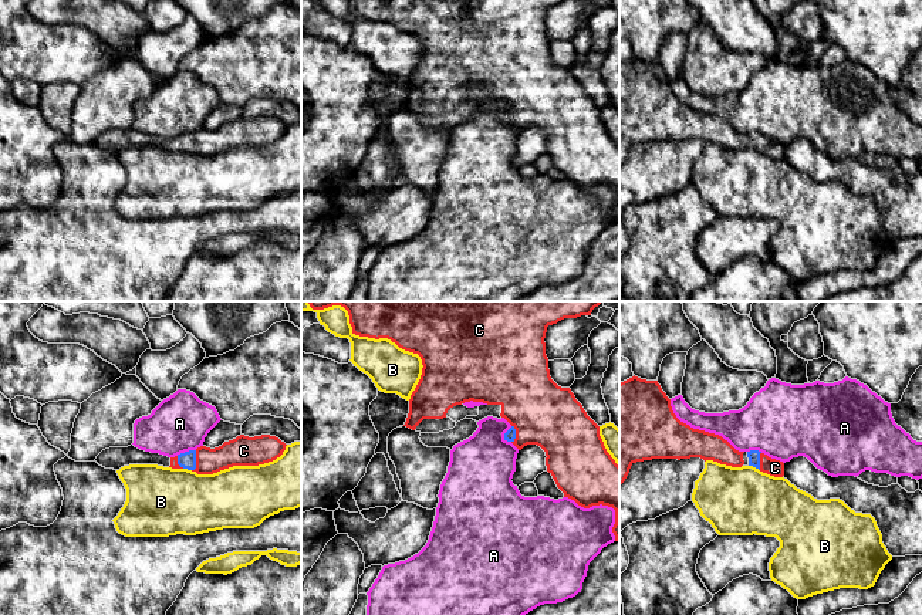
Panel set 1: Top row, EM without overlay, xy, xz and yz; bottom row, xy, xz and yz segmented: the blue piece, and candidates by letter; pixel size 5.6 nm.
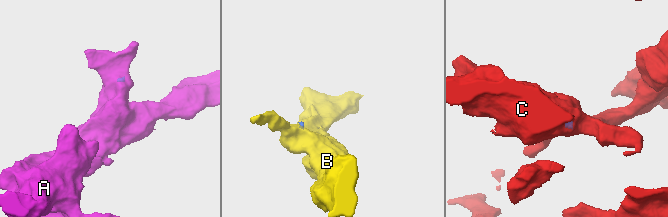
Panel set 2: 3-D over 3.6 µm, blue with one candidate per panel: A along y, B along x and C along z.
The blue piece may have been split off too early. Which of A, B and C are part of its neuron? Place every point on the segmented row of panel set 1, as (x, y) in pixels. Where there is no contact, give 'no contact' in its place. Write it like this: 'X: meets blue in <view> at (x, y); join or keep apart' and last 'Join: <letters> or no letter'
A: meets blue in xz at (505, 435); keep apart
B: meets blue in yz at (755, 466); keep apart
C: meets blue in xy at (195, 460); join
Join: C

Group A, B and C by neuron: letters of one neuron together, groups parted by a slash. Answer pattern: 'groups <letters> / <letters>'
groups A / B / C

